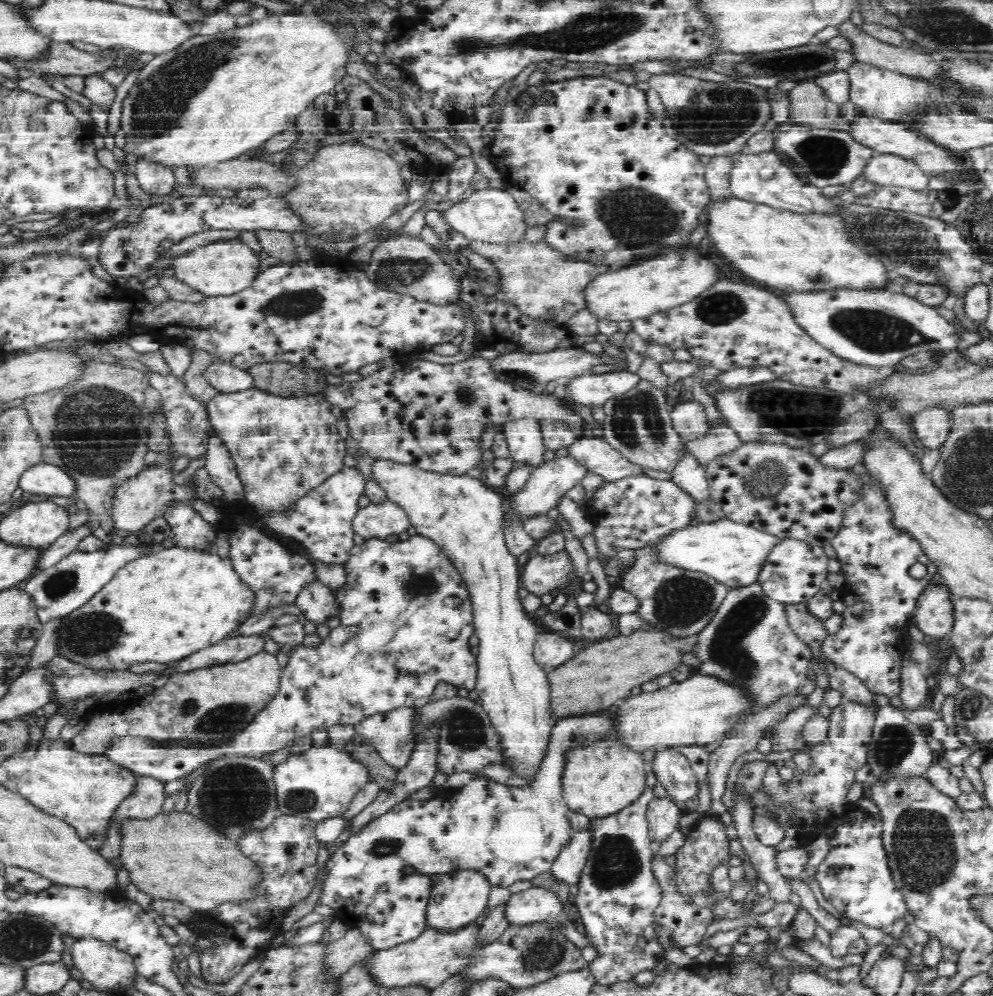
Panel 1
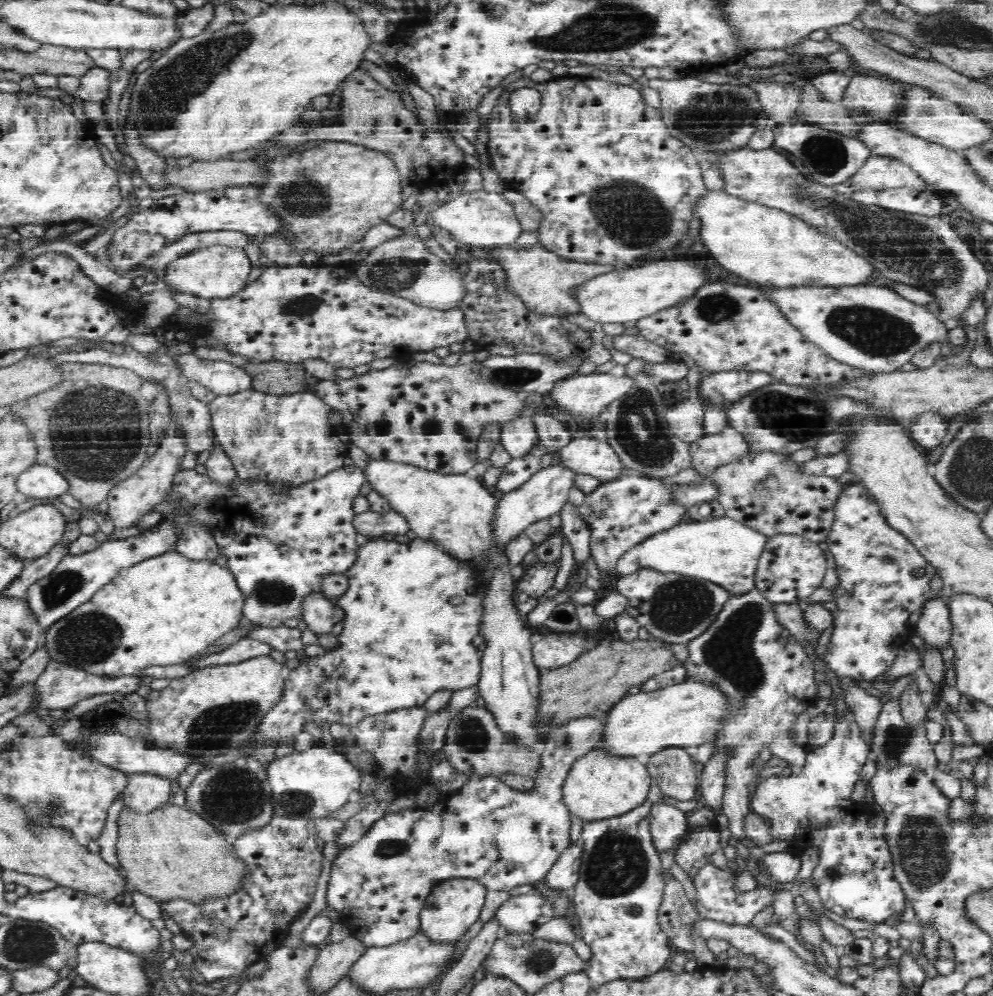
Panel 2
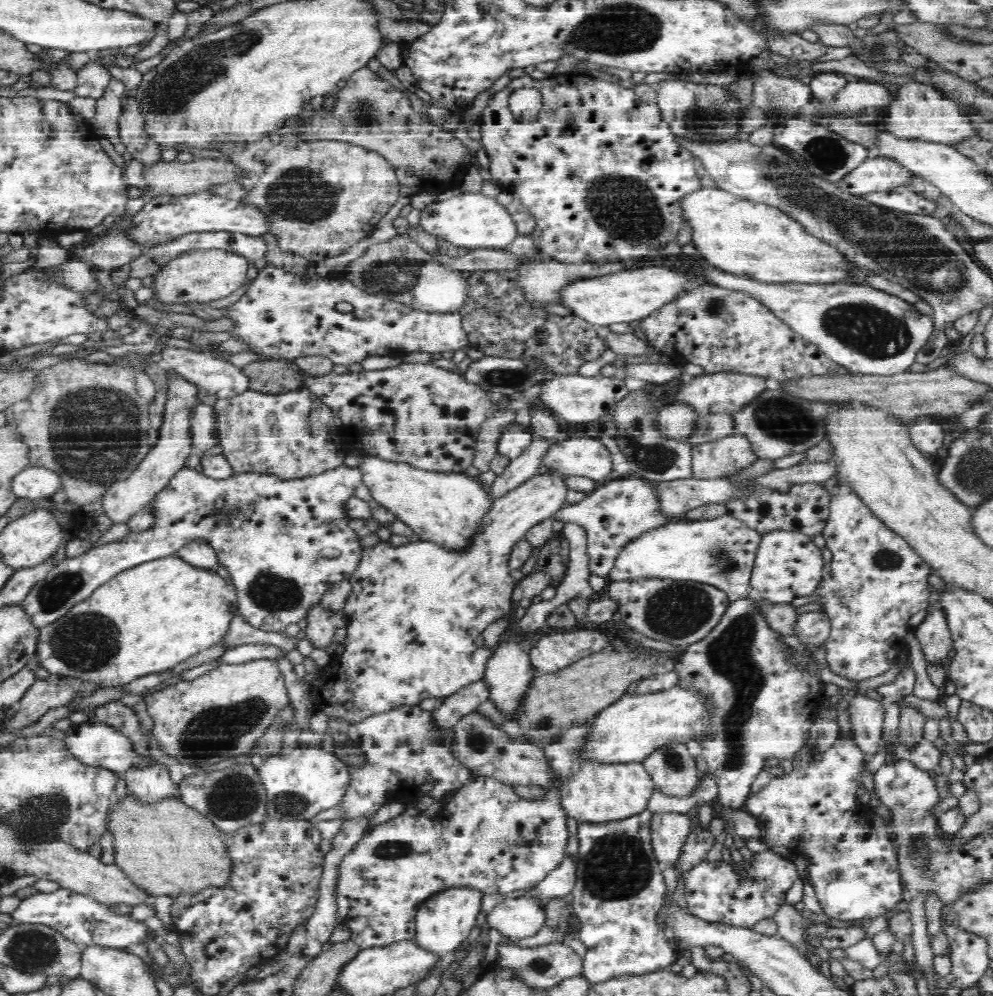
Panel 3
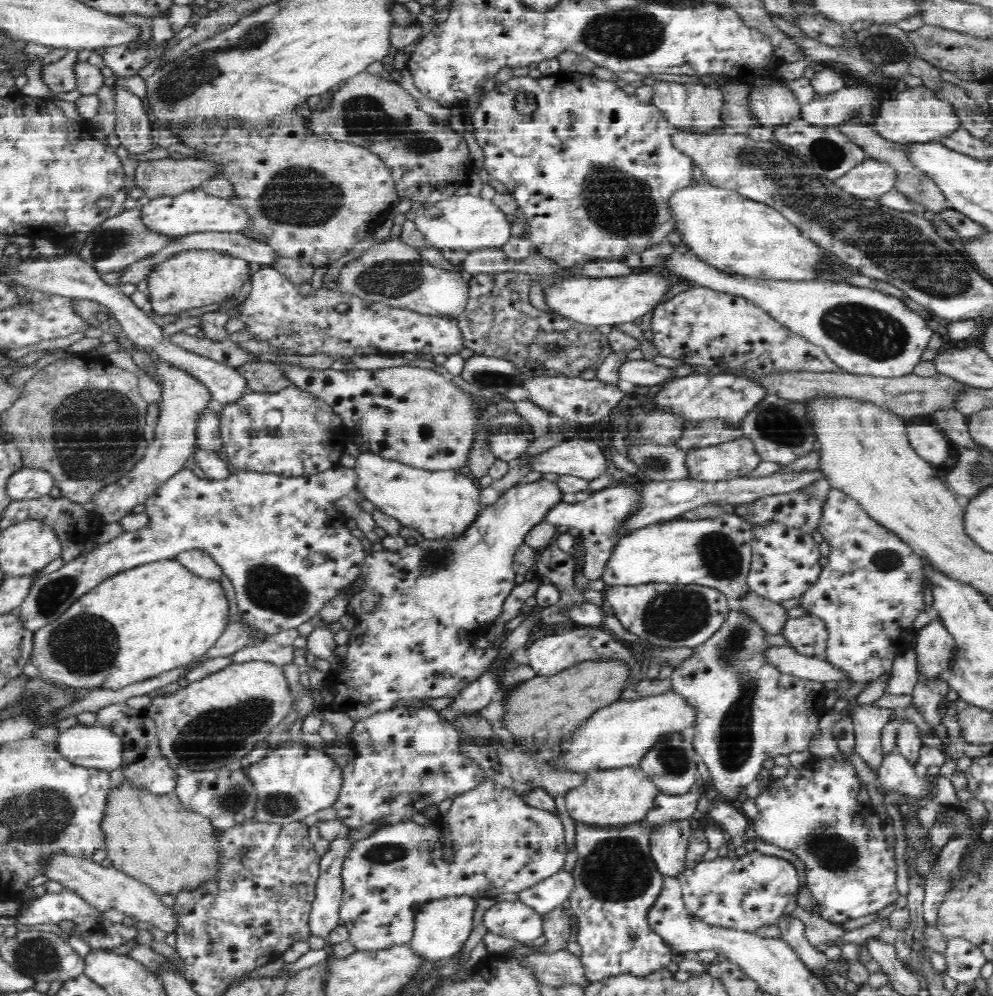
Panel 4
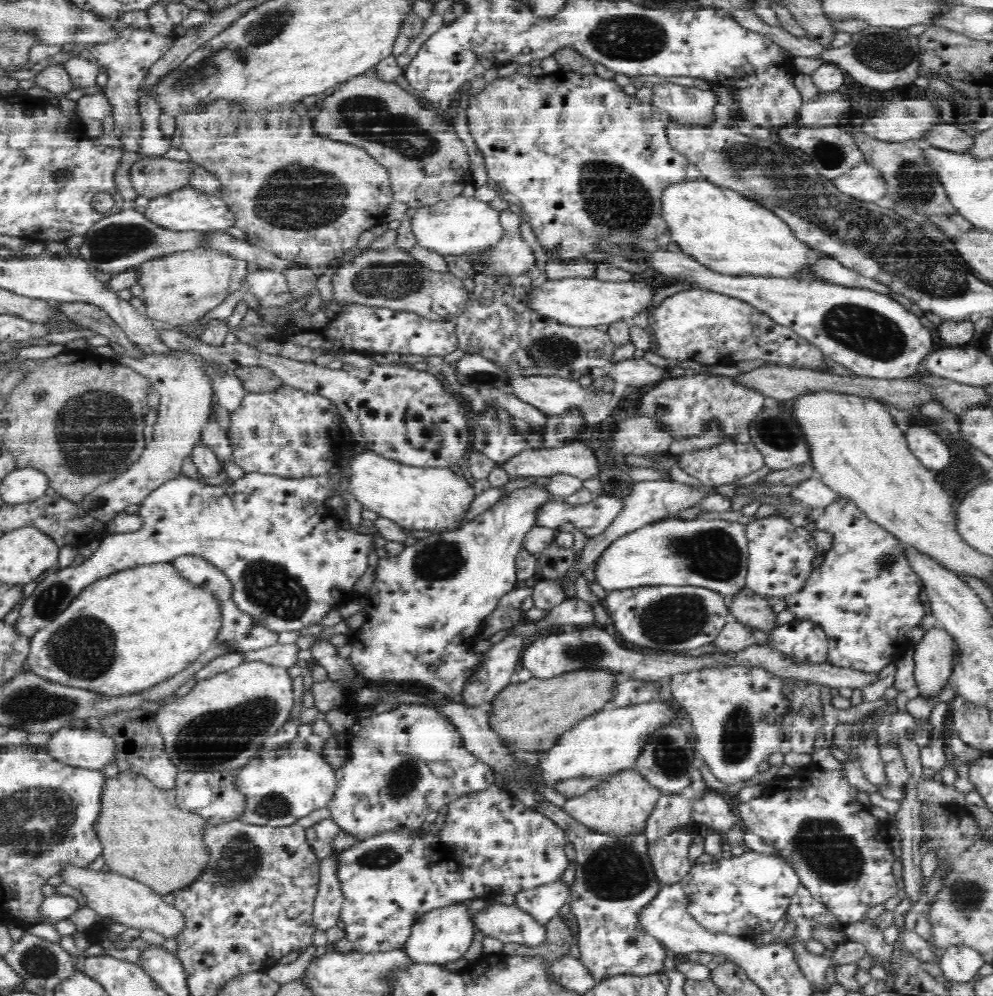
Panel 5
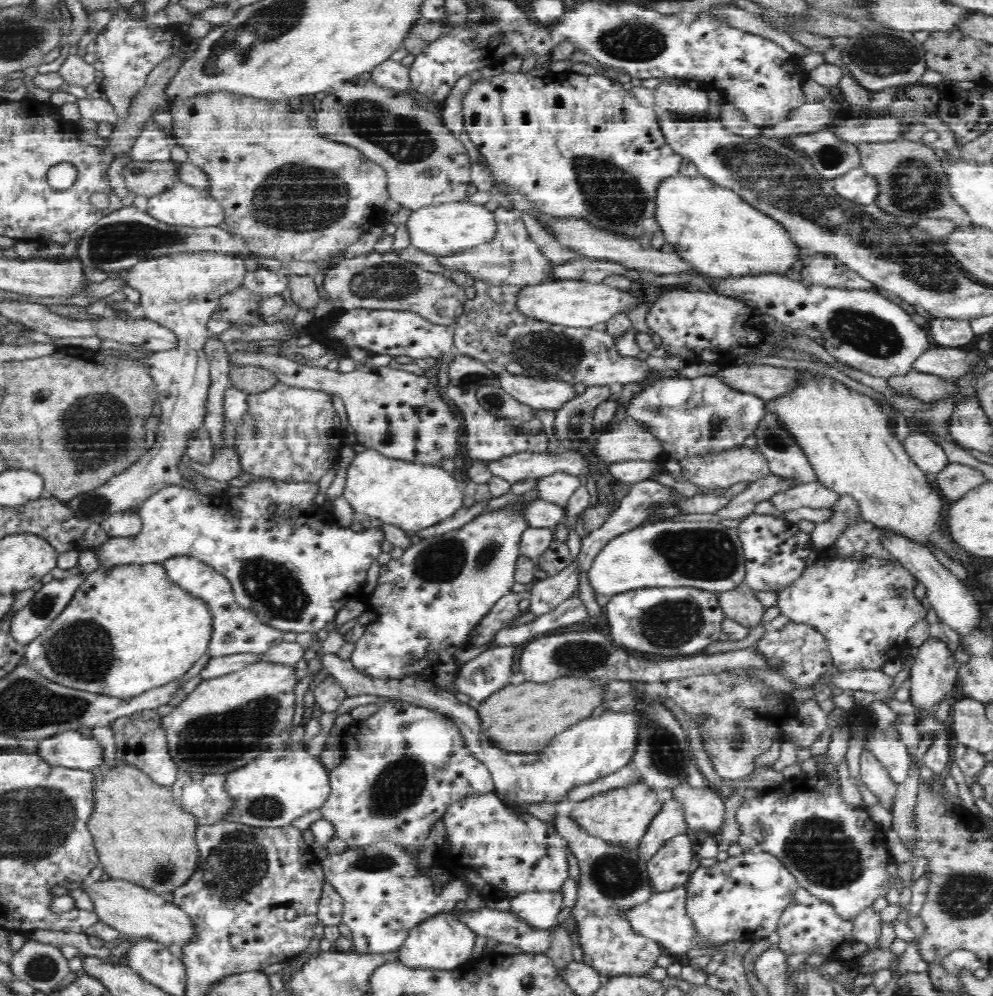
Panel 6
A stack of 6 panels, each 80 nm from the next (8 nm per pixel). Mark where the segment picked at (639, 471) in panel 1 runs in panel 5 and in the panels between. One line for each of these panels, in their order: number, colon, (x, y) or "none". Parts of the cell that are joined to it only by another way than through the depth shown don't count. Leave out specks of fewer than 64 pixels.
2: (585, 455)
3: (582, 456)
4: (583, 458)
5: (575, 457)

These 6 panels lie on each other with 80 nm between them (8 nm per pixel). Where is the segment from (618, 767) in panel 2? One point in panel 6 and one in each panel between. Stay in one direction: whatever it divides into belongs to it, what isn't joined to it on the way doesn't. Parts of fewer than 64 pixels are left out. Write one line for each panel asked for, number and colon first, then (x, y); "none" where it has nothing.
3: (597, 791)
4: (608, 796)
5: (621, 802)
6: (621, 815)

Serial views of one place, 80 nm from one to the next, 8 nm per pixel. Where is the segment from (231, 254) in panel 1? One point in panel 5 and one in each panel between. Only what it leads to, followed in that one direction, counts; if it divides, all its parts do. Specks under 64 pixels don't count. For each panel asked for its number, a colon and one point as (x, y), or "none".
2: (218, 271)
3: (206, 275)
4: (194, 278)
5: (179, 288)

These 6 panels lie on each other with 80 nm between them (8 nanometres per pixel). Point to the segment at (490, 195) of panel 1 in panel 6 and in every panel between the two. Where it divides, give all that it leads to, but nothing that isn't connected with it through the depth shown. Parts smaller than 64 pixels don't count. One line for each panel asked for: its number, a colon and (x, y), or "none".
2: (481, 218)
3: (471, 220)
4: (469, 222)
5: (458, 225)
6: (445, 229)

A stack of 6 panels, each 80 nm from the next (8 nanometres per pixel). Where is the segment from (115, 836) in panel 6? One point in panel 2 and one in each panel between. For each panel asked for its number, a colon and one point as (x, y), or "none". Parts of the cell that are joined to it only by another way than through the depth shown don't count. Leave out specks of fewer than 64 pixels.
2: (172, 853)
3: (166, 849)
4: (158, 841)
5: (145, 834)

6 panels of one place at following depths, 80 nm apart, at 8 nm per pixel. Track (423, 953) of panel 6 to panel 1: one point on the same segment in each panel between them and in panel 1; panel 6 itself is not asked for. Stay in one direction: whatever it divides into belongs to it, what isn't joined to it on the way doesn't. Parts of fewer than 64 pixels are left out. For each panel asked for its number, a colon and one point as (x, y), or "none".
1: (458, 897)
2: (454, 904)
3: (444, 920)
4: (442, 926)
5: (443, 934)

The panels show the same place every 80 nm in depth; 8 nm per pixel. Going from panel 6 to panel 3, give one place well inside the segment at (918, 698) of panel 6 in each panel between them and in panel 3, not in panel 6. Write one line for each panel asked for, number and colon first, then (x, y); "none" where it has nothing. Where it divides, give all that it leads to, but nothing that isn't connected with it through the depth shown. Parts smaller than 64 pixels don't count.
3: (933, 633)
4: (934, 644)
5: (934, 659)

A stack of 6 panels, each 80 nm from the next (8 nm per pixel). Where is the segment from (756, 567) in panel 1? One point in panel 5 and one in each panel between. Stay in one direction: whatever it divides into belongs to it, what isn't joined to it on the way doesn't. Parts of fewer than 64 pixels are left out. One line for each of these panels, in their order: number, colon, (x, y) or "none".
2: (726, 552)
3: (721, 551)
4: (717, 552)
5: (710, 552)

